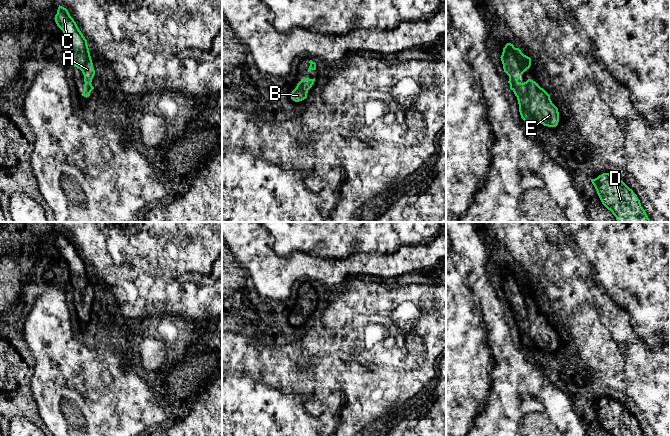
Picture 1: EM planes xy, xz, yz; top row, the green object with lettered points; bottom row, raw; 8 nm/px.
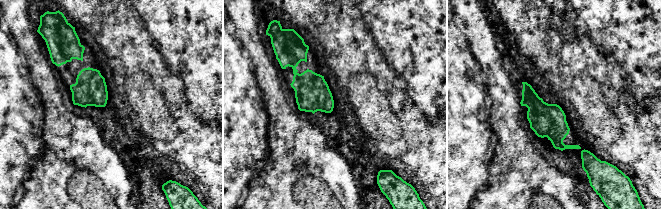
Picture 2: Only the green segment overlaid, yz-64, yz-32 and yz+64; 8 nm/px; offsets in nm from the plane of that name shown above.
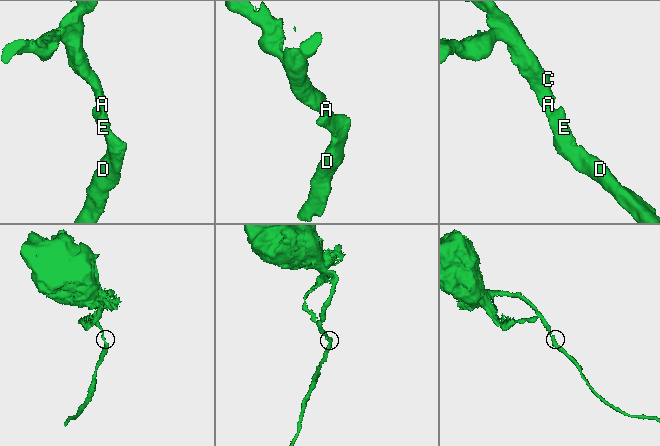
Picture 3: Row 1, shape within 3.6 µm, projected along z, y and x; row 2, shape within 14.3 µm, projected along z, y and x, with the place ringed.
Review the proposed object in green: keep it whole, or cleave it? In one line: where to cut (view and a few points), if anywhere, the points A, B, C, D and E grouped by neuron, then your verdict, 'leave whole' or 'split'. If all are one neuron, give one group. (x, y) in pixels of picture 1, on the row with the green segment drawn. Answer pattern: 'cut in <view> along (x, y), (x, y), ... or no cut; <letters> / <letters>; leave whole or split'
no cut; A B C D E; leave whole

